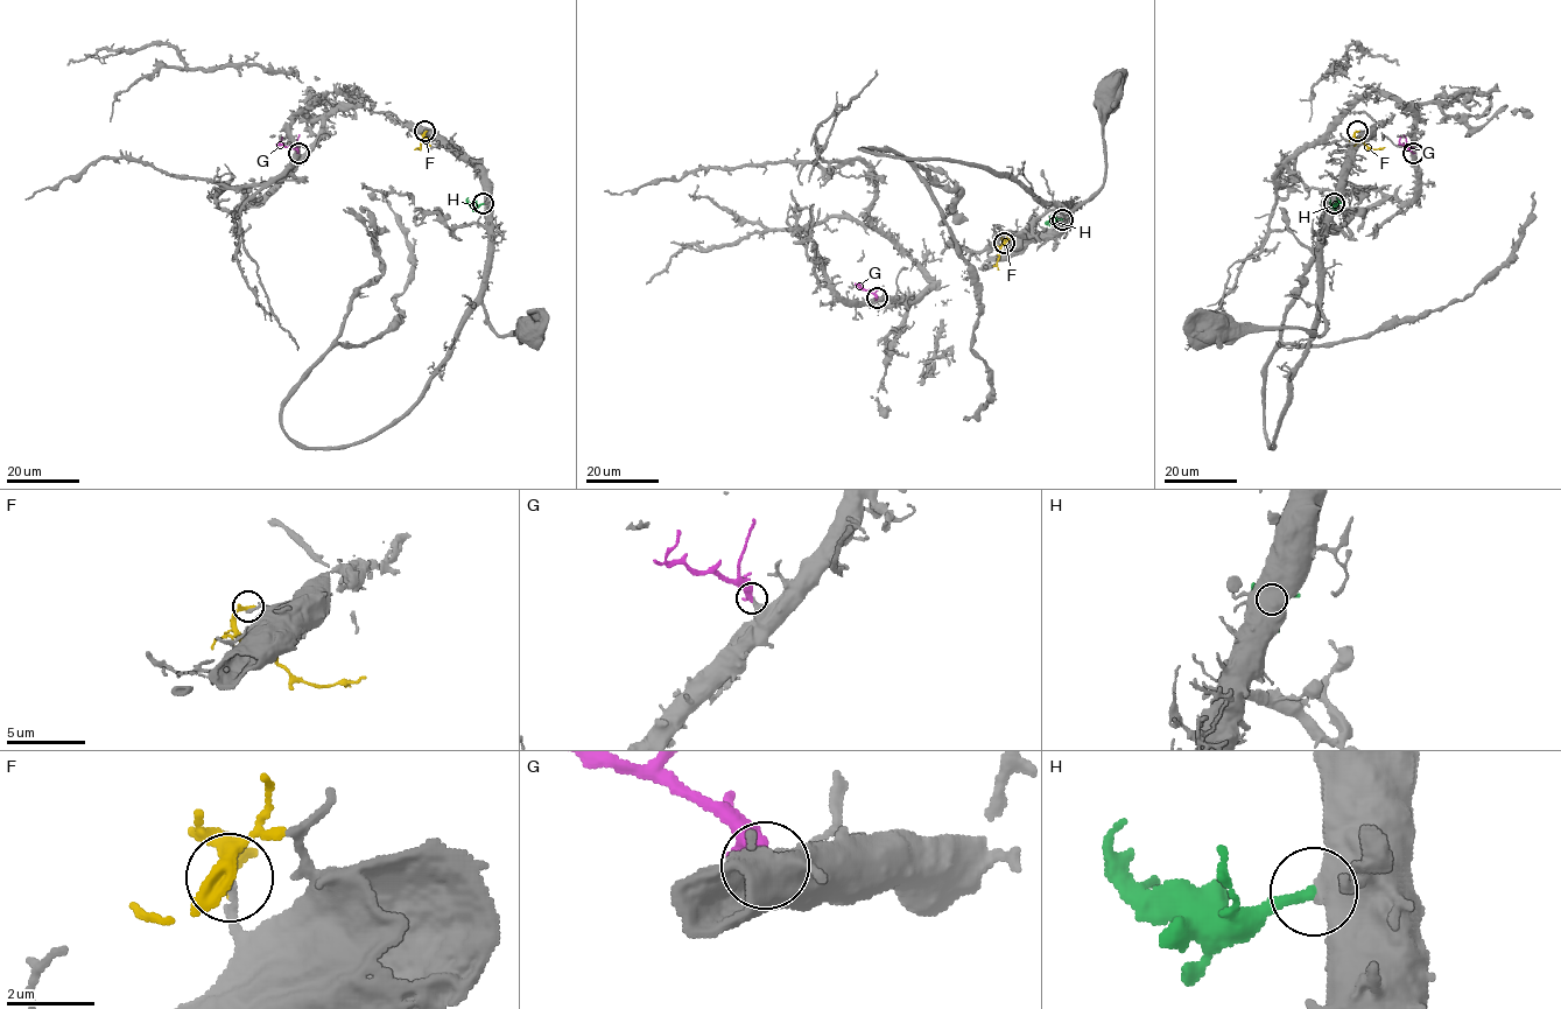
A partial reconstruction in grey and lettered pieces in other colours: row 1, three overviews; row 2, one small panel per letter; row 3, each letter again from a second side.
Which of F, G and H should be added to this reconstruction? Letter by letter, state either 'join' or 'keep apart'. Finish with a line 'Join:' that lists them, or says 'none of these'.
F: keep apart
G: join
H: join
Join: G, H

